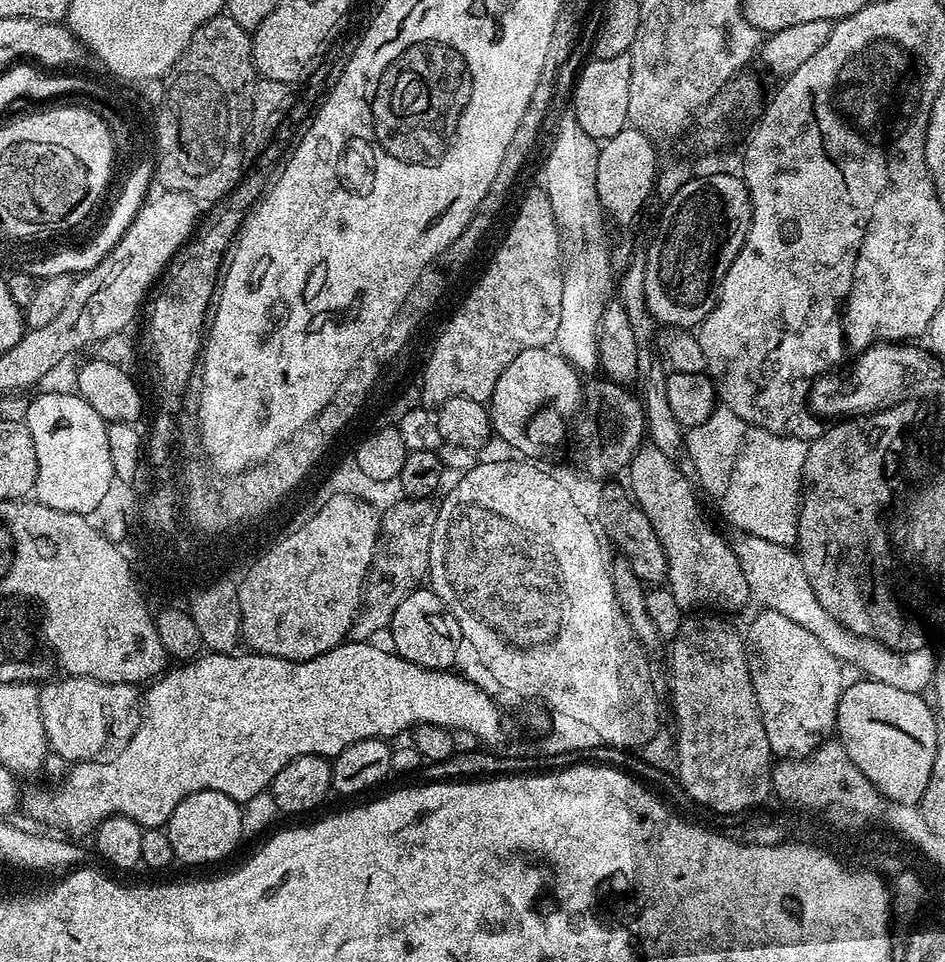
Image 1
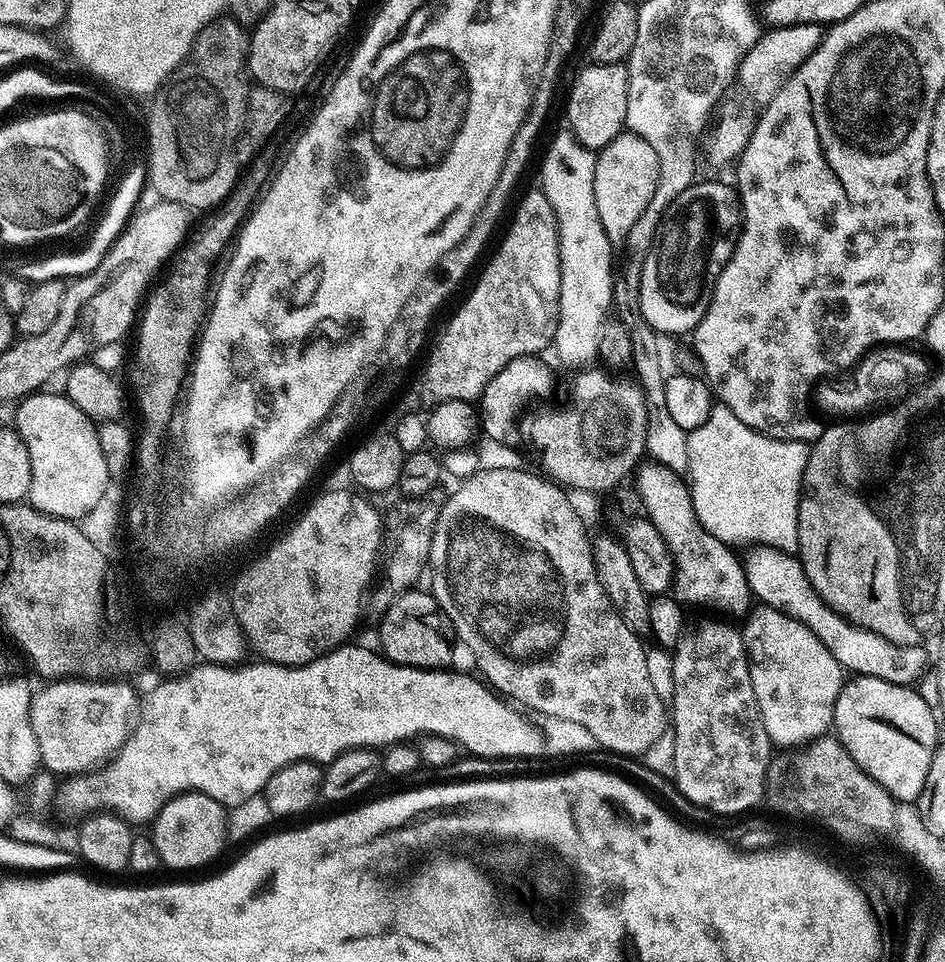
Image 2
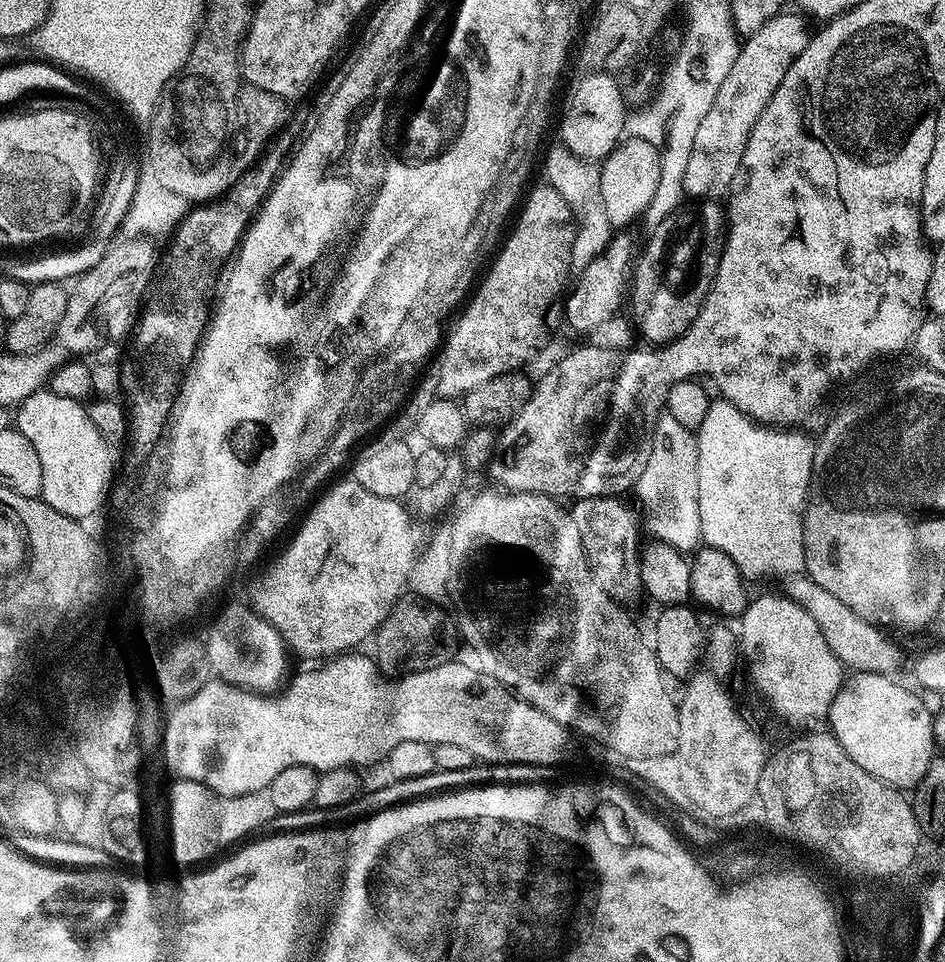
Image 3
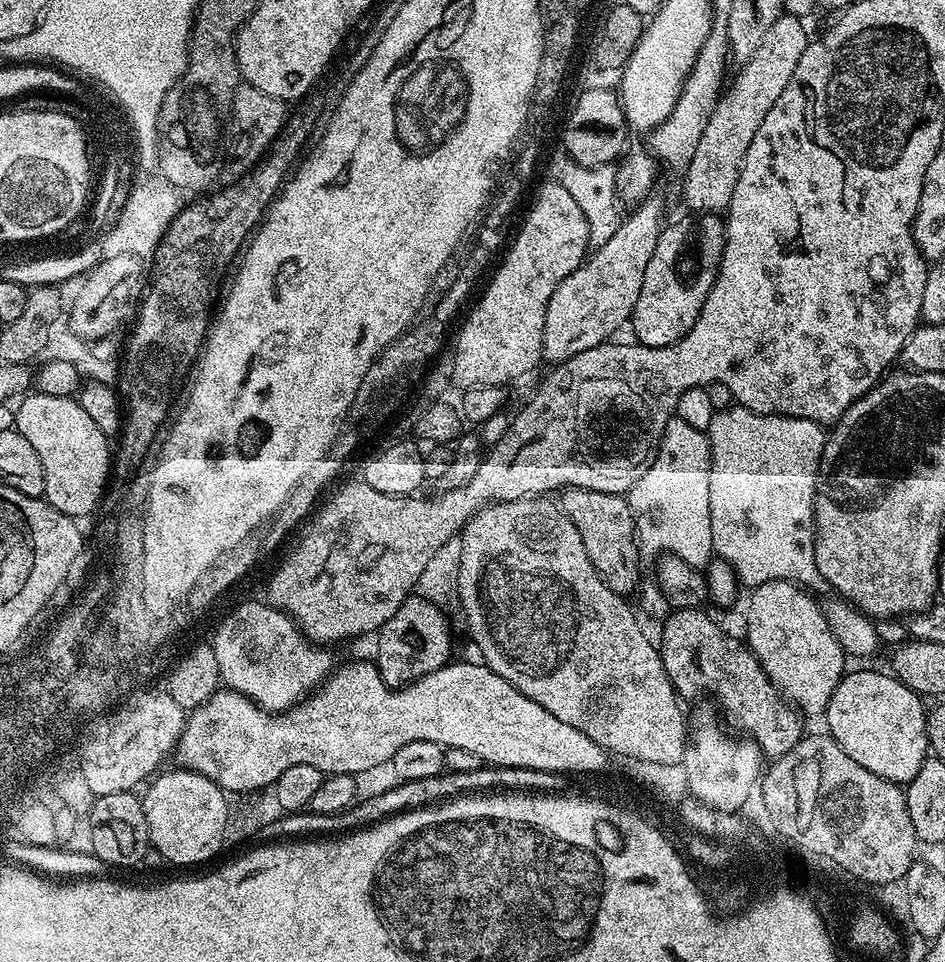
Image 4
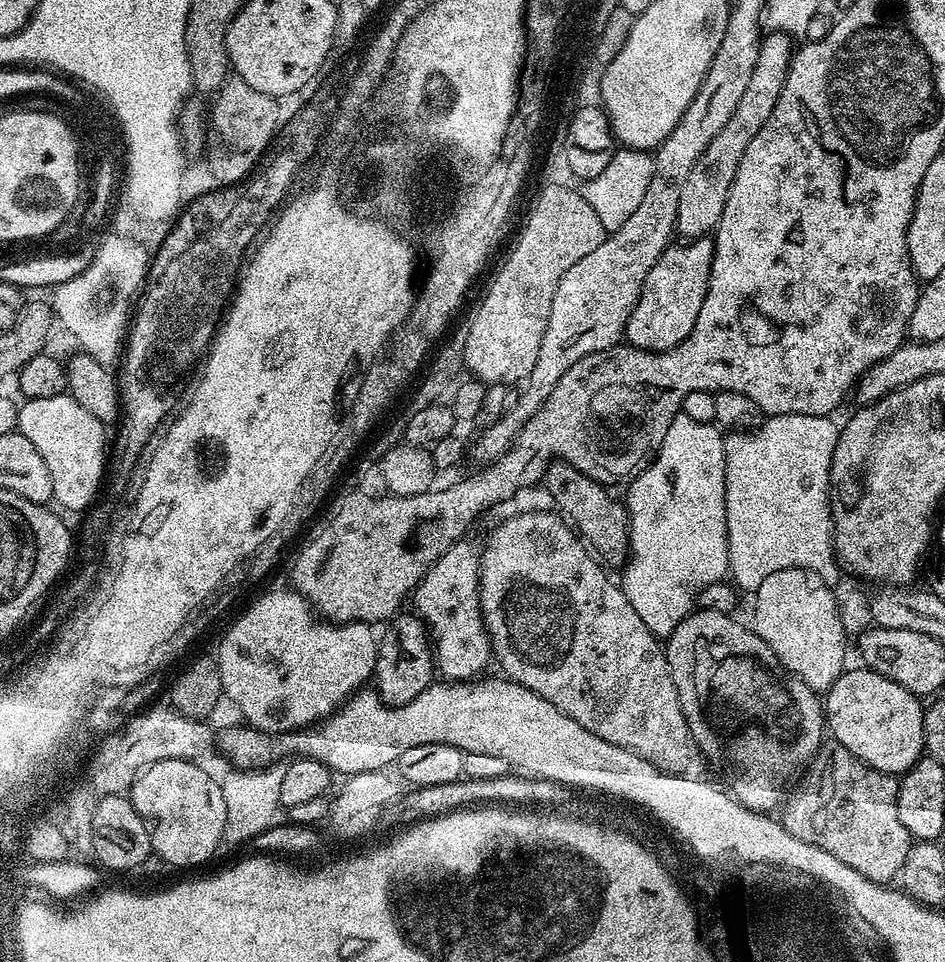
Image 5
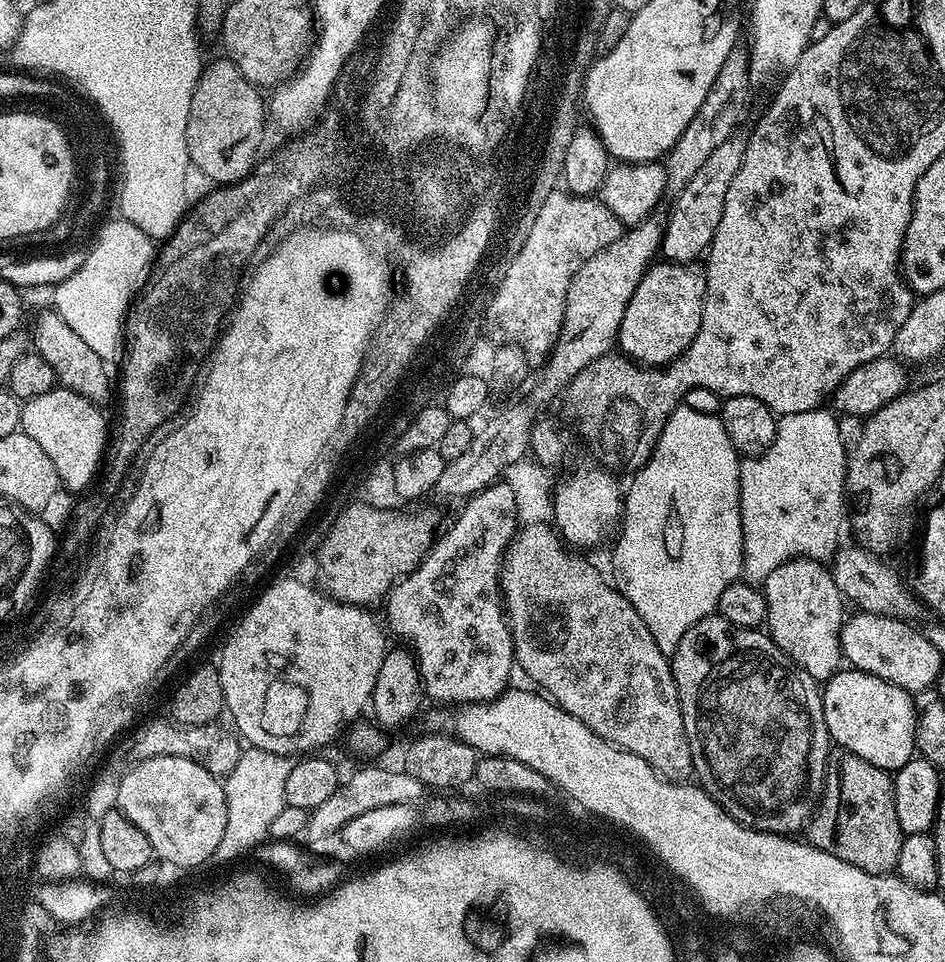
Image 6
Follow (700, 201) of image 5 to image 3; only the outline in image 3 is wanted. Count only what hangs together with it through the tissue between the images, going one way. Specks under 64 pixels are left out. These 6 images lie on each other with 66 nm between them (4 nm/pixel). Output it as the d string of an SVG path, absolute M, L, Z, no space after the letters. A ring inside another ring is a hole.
M785 10L780 15L770 18L770 22L762 26L762 30L758 30L741 43L740 53L734 61L734 66L723 79L722 86L719 87L718 94L715 95L714 102L710 105L710 110L707 110L705 116L702 117L702 123L698 125L698 130L694 134L694 147L690 150L690 162L686 166L686 178L684 179L684 190L689 197L720 198L720 195L723 197L737 183L742 172L740 166L742 154L746 154L746 142L754 130L754 122L758 122L762 110L766 110L770 98L774 98L774 90L778 90L782 78L786 78L786 70L790 70L798 54L806 50L810 39L809 21L803 15L793 12Z

